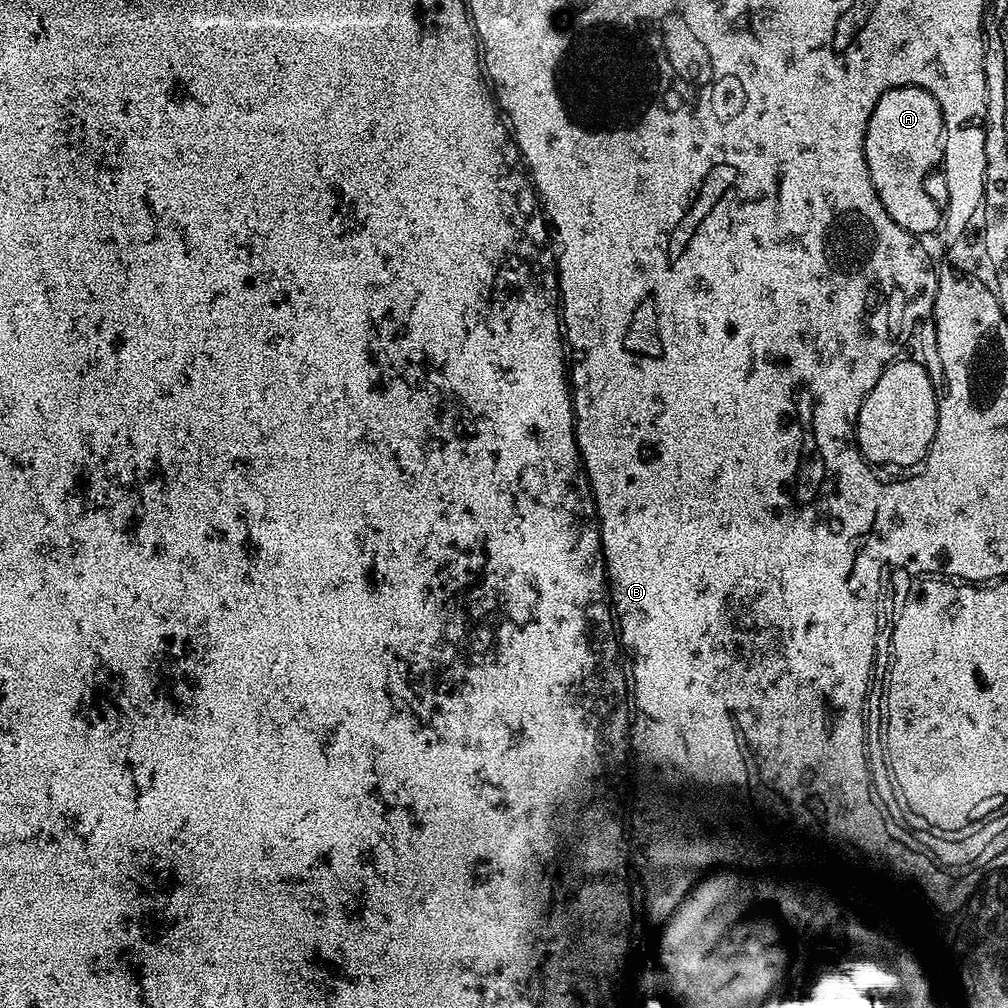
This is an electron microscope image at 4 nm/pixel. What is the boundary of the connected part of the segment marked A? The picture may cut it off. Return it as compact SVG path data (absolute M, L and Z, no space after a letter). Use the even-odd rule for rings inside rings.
M892 88L882 94L868 123L868 133L864 139L864 157L868 163L872 185L883 207L888 204L888 200L892 200L892 204L924 204L924 208L928 208L928 216L916 216L916 212L904 212L904 216L895 216L894 222L898 222L902 230L911 232L917 238L924 238L927 232L934 231L939 224L941 227L941 205L924 189L924 179L944 160L944 115L940 103L925 88Z

